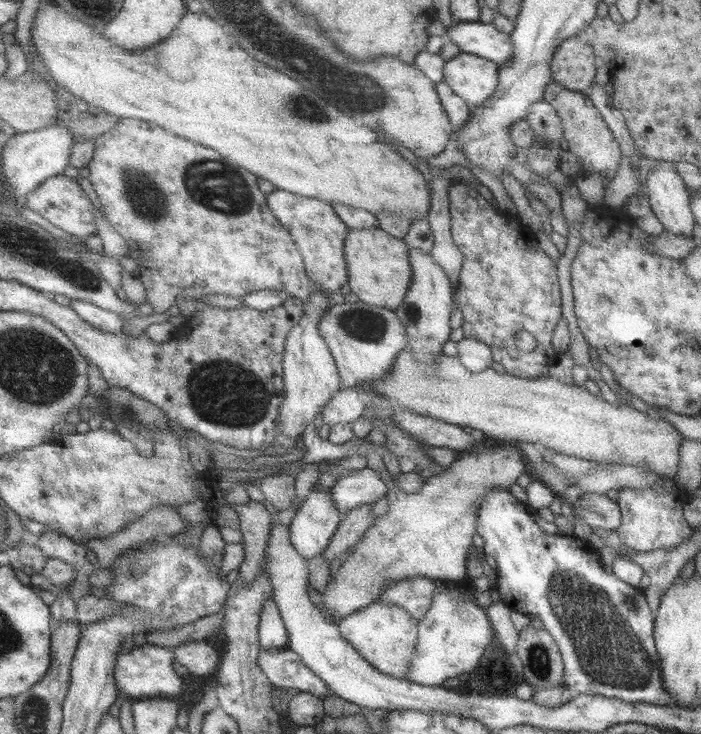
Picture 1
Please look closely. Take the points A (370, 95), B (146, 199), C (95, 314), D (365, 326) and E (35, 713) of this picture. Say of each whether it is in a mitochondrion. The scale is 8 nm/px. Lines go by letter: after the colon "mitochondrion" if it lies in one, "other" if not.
A: mitochondrion
B: mitochondrion
C: other
D: mitochondrion
E: mitochondrion

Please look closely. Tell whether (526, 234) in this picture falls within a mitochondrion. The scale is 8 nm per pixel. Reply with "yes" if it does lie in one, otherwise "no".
no

